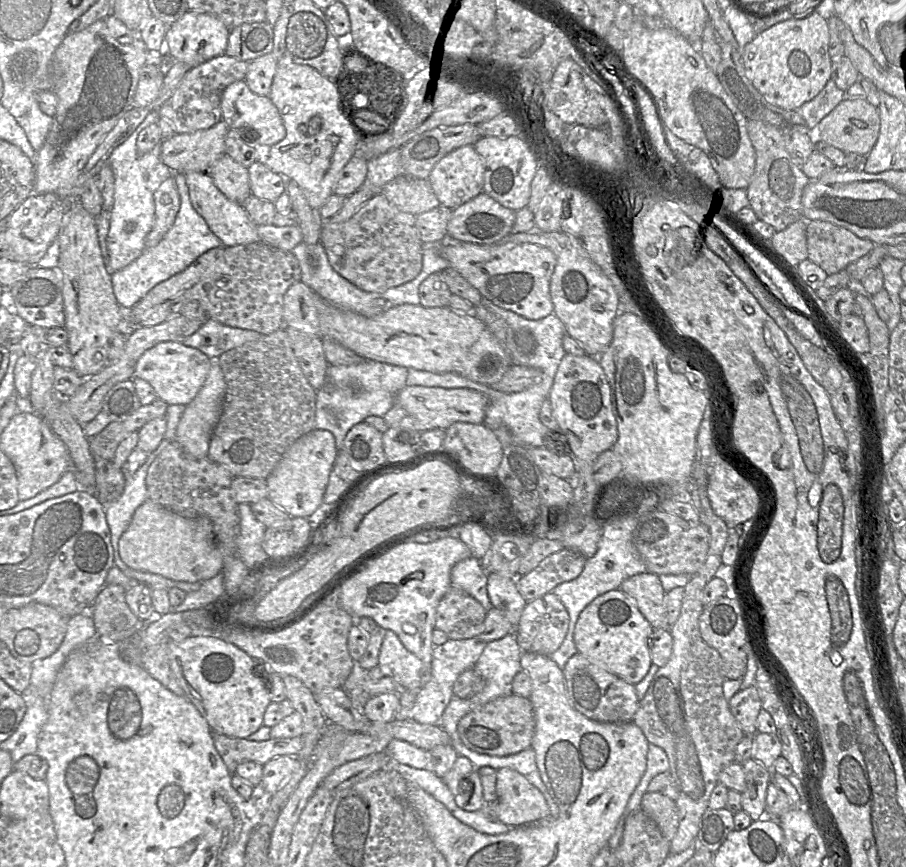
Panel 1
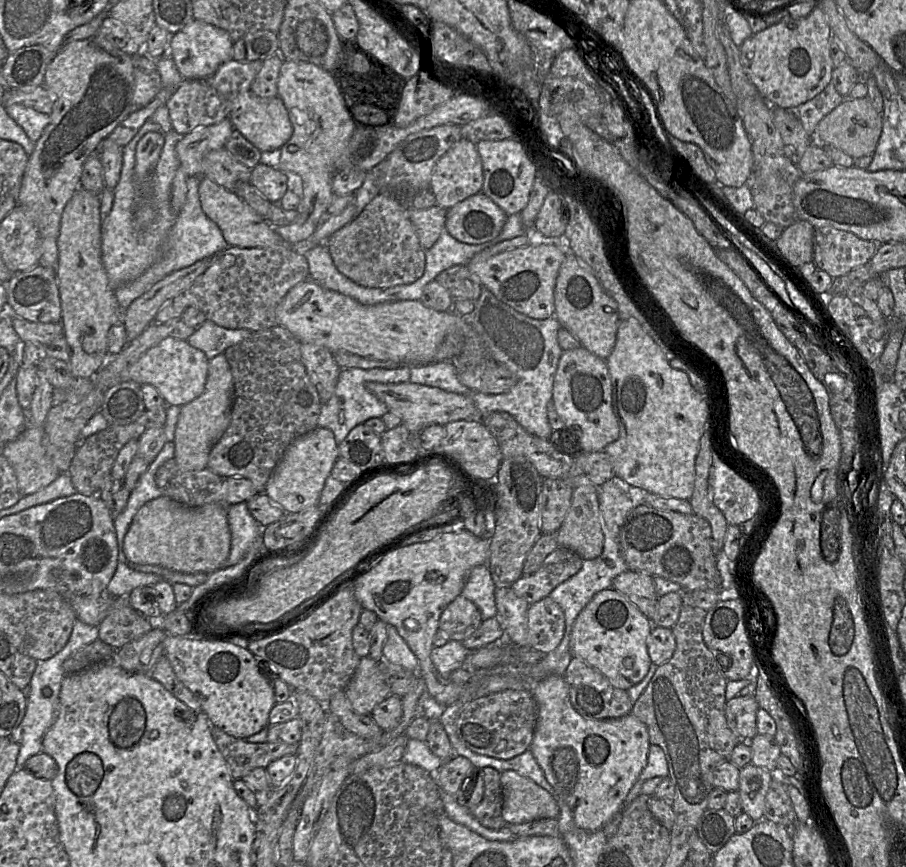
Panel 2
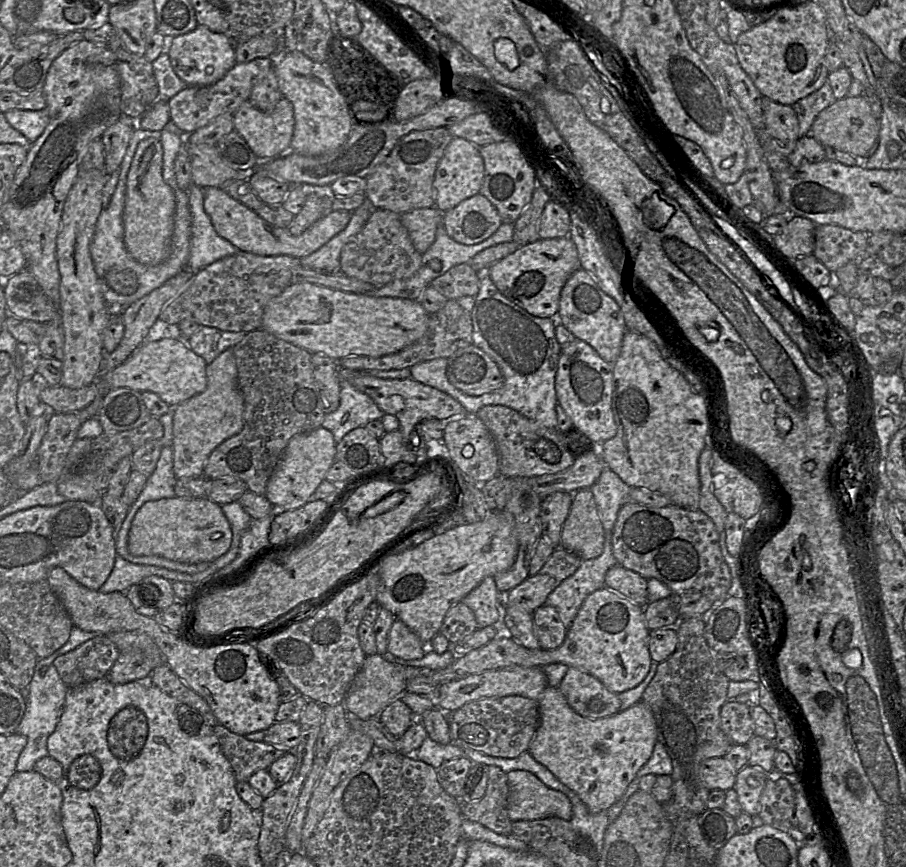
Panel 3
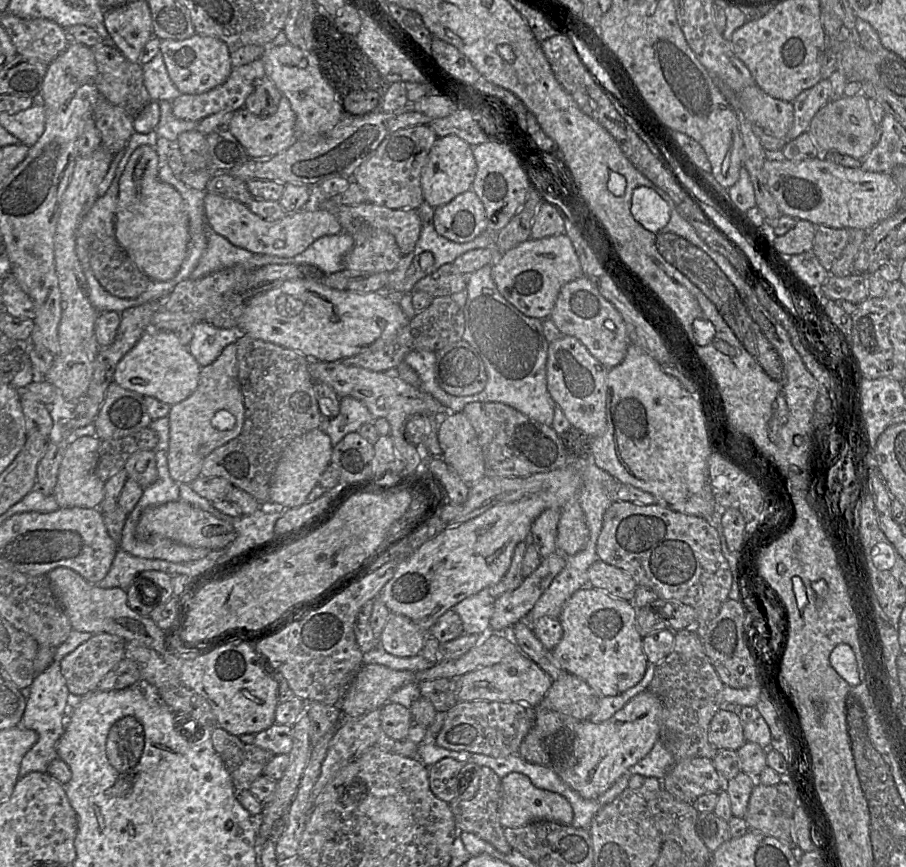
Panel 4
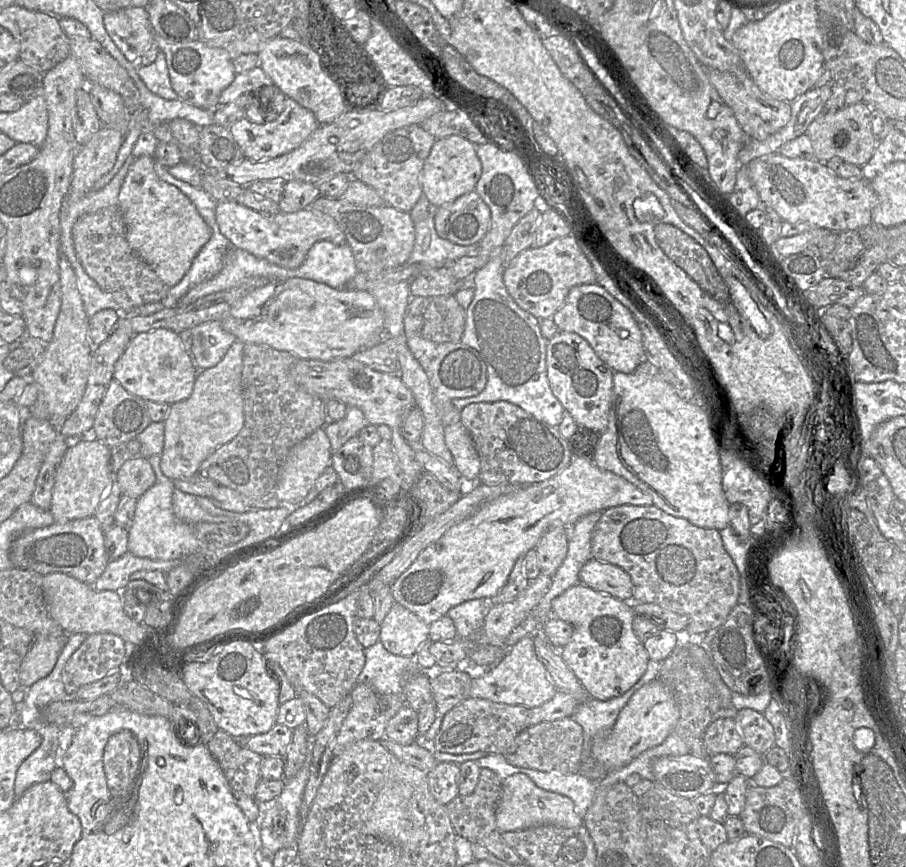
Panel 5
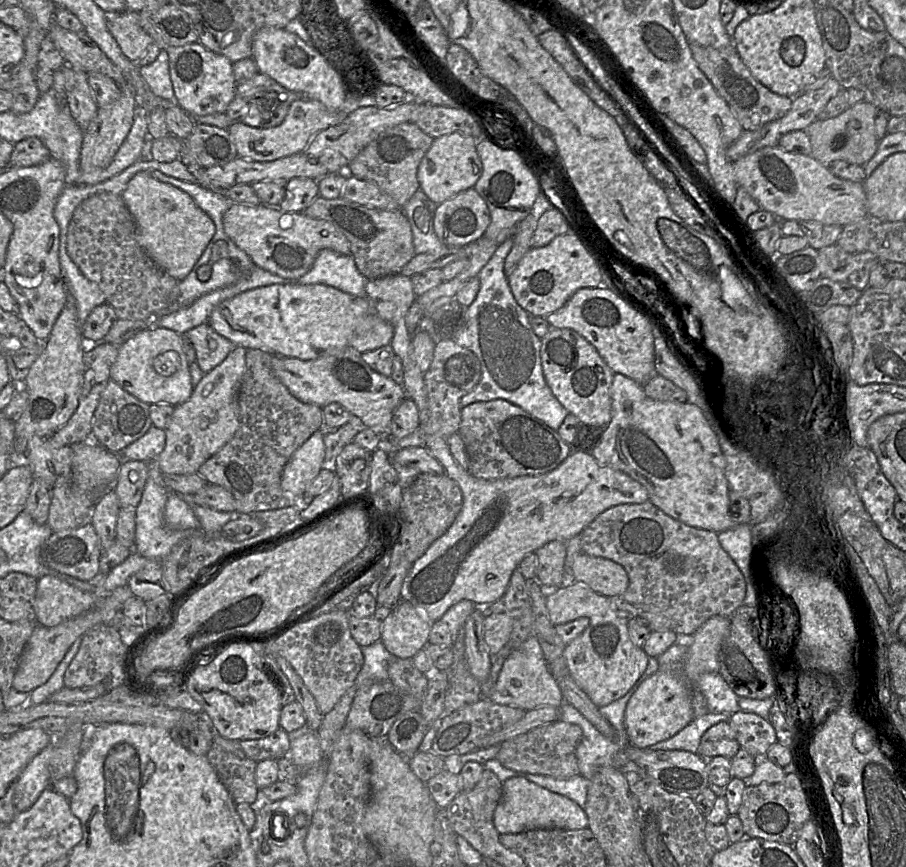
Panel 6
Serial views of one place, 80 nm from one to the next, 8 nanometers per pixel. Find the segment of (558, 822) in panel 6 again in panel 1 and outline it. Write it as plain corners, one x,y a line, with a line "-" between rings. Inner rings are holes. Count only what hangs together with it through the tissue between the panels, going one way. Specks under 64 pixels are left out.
497,770
496,791
497,818
509,827
534,823
550,815
541,791
515,770

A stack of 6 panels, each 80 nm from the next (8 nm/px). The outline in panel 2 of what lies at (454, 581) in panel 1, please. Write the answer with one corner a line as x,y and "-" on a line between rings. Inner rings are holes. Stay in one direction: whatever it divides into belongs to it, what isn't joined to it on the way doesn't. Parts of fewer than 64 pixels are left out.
479,565
470,571
461,595
477,606
484,621
497,615
495,589
489,569

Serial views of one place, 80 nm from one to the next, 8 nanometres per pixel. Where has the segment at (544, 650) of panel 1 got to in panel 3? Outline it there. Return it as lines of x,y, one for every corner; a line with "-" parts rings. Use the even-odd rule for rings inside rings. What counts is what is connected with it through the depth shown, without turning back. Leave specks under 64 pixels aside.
542,605
532,613
533,631
540,649
554,650
562,645
566,629
554,607

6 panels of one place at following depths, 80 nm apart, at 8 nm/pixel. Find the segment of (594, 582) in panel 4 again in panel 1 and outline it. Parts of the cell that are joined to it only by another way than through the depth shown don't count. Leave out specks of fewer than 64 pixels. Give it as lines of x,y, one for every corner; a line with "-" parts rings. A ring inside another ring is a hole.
648,572
637,574
624,580
619,589
634,600
654,629
669,629
664,604
665,591
658,575

